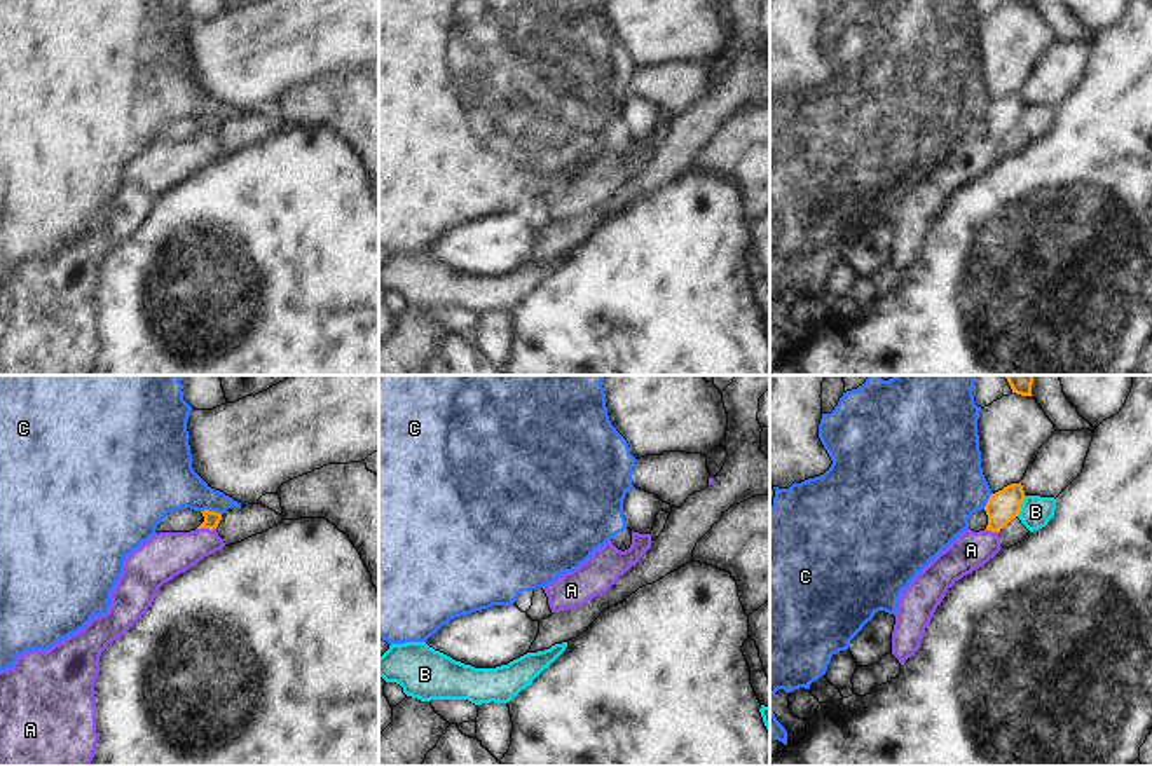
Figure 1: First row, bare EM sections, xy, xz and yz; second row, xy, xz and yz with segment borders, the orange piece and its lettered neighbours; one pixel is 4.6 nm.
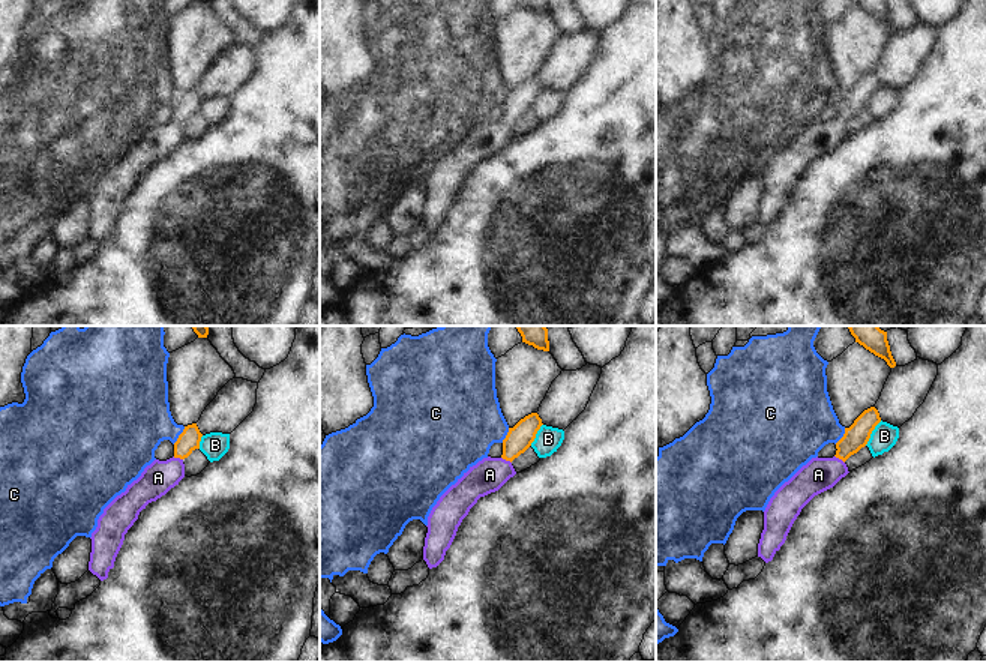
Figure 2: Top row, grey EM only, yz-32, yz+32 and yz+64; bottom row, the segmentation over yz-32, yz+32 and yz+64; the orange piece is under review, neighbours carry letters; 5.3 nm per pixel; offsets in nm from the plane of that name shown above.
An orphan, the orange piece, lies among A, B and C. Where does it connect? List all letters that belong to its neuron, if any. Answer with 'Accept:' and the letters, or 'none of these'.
Accept: A

